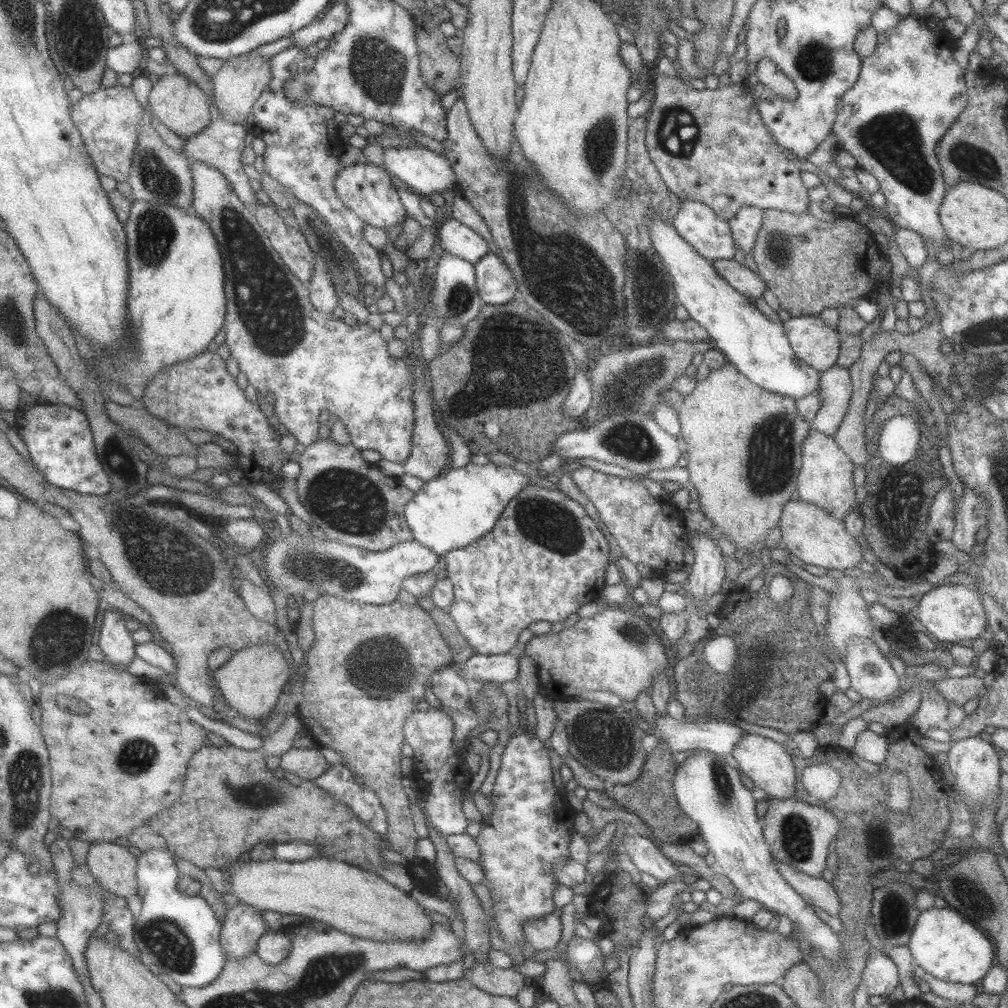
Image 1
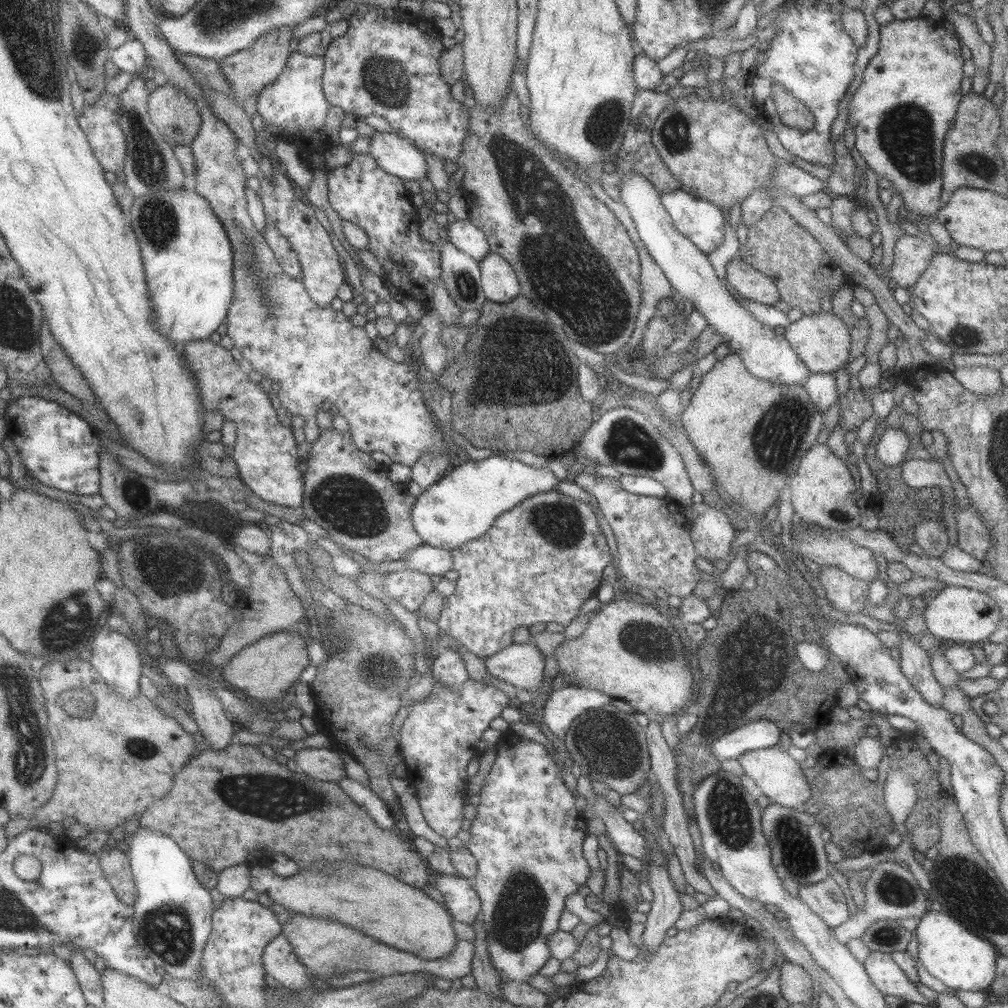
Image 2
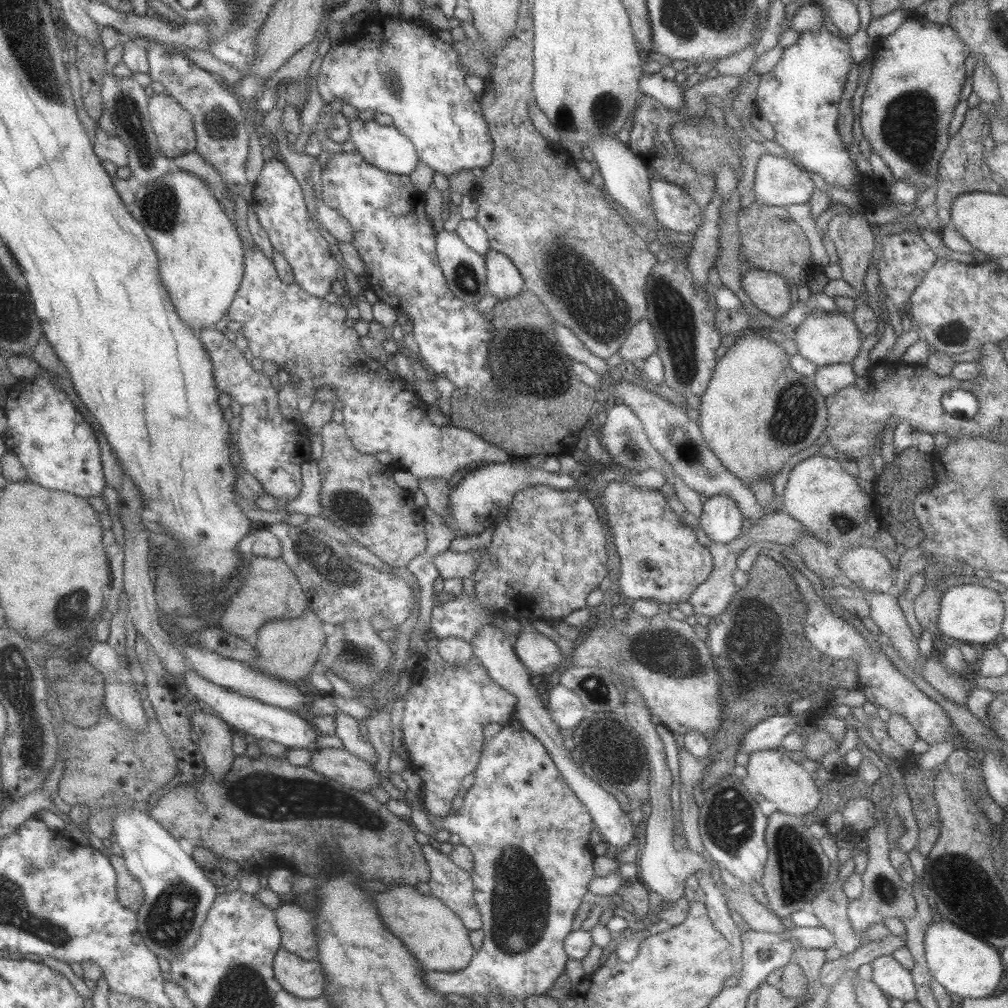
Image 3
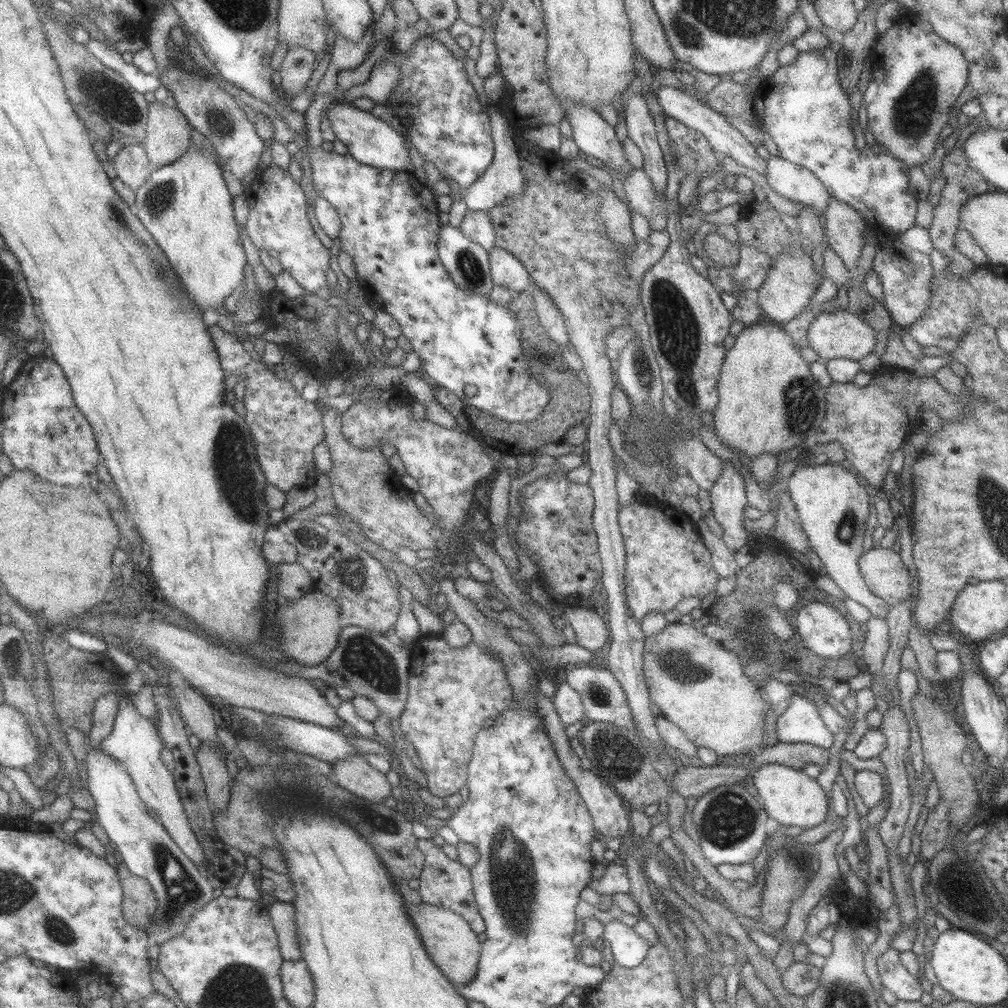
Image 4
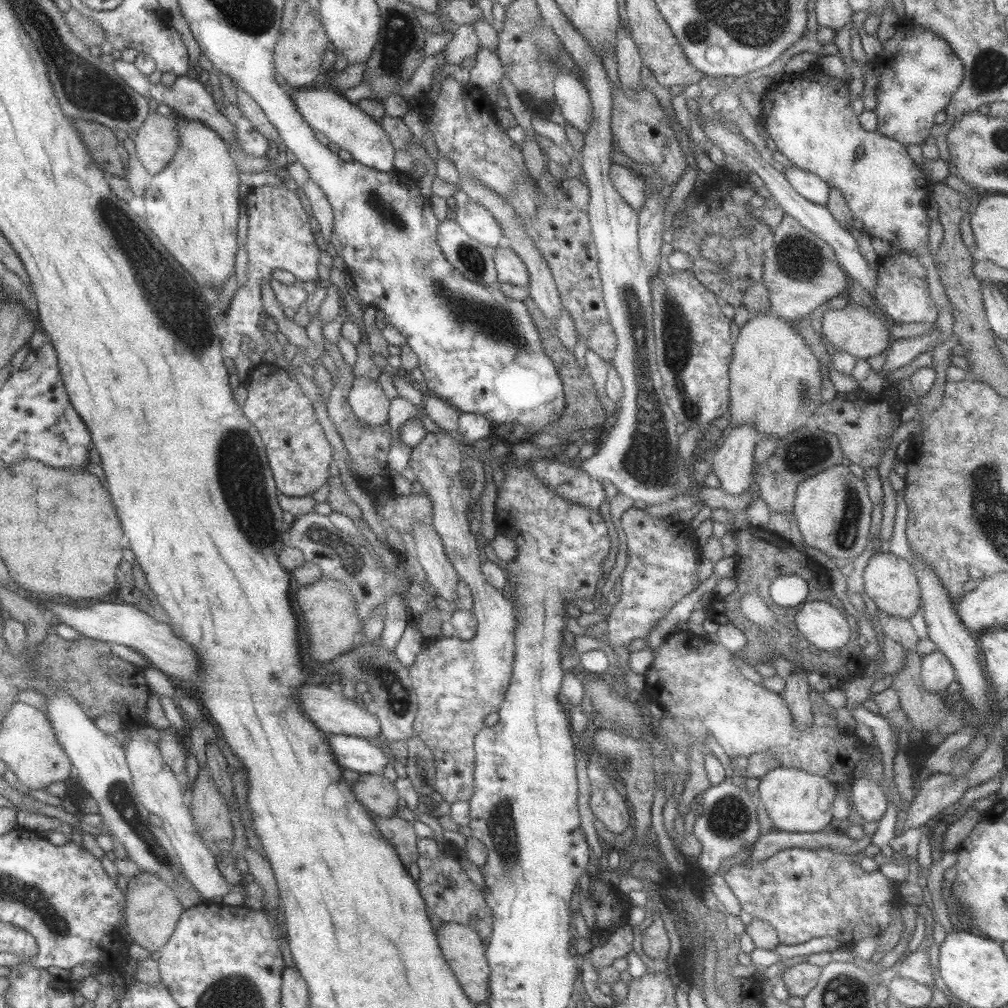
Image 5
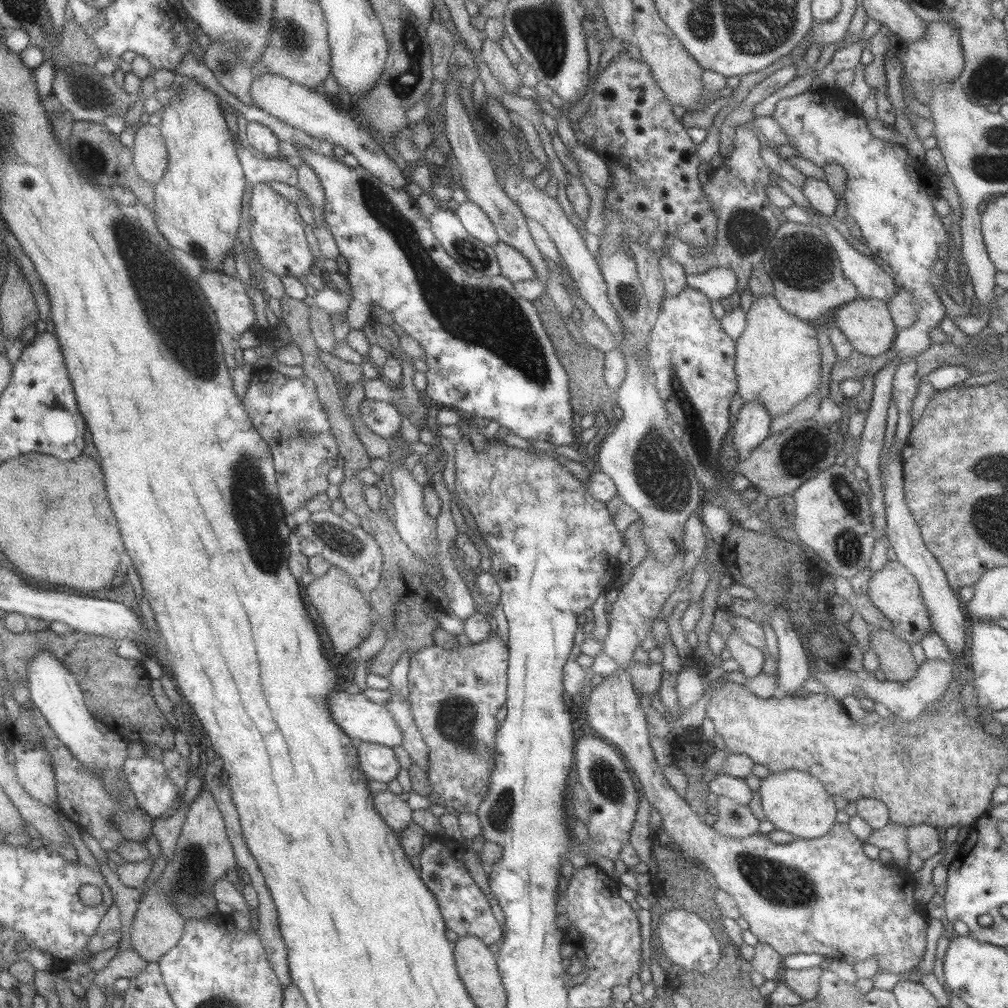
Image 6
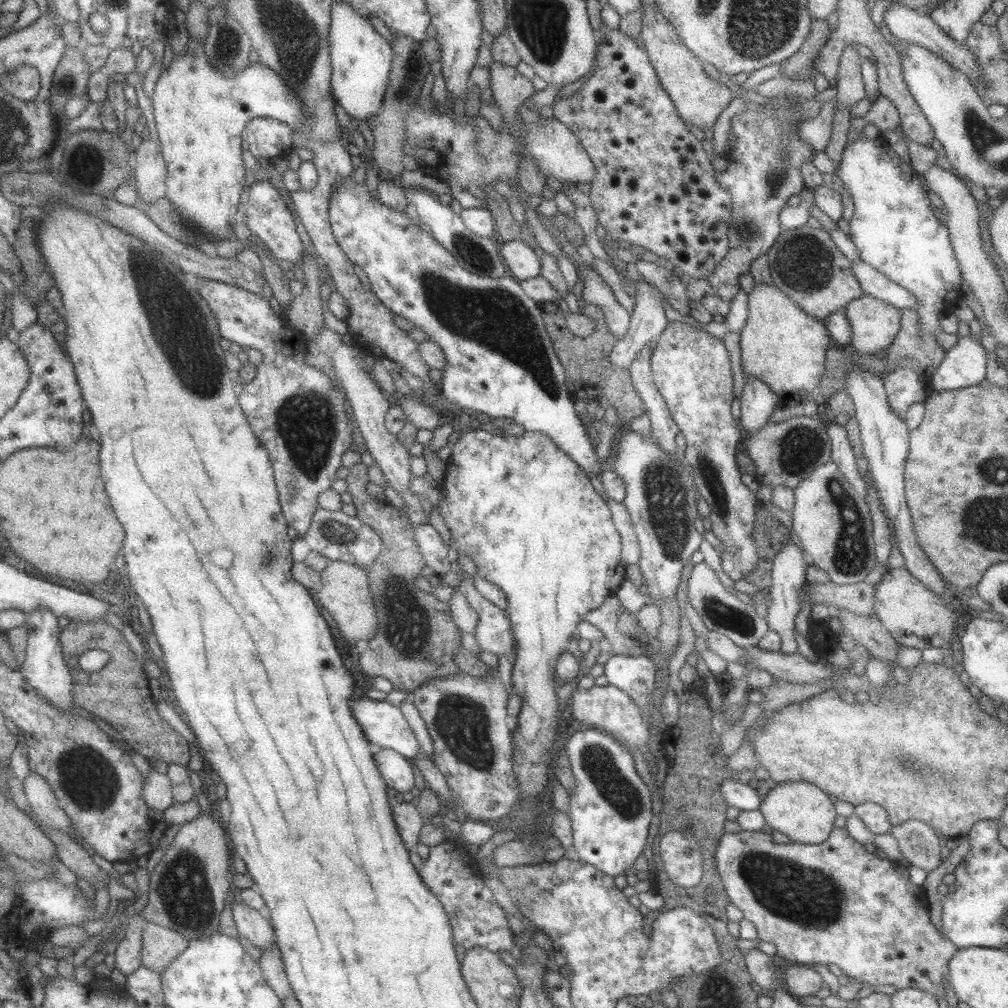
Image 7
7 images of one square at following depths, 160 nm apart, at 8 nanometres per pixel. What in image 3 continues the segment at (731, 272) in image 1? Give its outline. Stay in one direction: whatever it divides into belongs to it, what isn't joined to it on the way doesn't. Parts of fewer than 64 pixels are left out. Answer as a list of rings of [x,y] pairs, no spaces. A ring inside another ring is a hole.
[[[761,269],[742,272],[741,286],[750,301],[768,317],[778,317],[789,309],[789,285],[780,274]]]

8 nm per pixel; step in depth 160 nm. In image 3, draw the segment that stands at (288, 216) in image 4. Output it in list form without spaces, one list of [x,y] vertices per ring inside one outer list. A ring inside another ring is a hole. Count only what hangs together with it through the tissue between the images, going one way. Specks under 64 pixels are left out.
[[[275,158],[265,160],[254,181],[249,204],[253,208],[260,225],[267,233],[272,249],[279,253],[292,268],[293,280],[307,294],[323,299],[330,292],[331,283],[336,279],[337,262],[329,251],[329,244],[315,227],[303,200],[301,188],[296,178]]]

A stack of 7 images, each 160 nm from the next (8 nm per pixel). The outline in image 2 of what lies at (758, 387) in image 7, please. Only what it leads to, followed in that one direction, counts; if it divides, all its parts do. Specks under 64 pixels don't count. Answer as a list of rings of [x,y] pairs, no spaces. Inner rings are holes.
[[[701,507],[698,511],[698,517],[688,527],[691,545],[695,549],[698,557],[705,561],[725,560],[730,549],[730,543],[736,538],[737,532],[729,521],[729,517],[713,507]]]

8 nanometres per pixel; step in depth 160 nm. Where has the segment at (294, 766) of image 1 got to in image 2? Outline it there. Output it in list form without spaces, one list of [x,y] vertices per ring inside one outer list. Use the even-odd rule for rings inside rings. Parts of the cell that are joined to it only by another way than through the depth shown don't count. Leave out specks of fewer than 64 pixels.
[[[331,747],[299,749],[292,759],[298,771],[315,780],[336,783],[346,776],[339,754],[331,751]]]

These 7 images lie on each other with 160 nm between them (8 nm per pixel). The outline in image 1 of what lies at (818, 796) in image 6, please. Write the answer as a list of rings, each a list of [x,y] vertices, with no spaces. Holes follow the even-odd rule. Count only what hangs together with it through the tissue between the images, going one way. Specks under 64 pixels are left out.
[[[745,732],[736,740],[730,754],[737,762],[739,770],[751,779],[754,786],[767,793],[768,799],[793,798],[789,794],[794,791],[795,768],[791,761],[792,755],[783,749],[783,744],[765,736]]]

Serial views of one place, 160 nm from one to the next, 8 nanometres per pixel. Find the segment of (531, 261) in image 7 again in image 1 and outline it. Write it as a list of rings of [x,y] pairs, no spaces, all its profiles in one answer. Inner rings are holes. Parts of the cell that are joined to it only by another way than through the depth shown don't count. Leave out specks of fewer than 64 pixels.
[[[487,253],[472,265],[478,295],[485,304],[505,304],[517,294],[512,272],[496,255]]]

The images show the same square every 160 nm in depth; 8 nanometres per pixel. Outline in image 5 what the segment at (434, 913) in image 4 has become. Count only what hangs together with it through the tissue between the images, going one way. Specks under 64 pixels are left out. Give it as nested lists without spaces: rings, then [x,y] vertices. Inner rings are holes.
[[[442,921],[434,933],[437,937],[438,948],[441,949],[445,962],[449,965],[465,996],[475,1004],[486,1004],[489,992],[489,967],[484,955],[484,946],[481,943],[482,938],[472,928],[455,921]]]

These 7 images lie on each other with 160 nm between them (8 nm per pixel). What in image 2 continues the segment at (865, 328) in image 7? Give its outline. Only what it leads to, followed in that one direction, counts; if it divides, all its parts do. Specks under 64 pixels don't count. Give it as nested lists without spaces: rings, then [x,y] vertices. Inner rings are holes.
[[[819,310],[790,322],[782,334],[810,373],[833,373],[850,359],[848,330],[849,327],[838,316]]]

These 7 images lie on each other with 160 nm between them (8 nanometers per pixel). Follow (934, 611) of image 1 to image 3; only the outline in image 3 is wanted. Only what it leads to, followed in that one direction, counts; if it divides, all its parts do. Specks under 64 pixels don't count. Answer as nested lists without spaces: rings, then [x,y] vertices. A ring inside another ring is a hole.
[[[961,584],[951,586],[943,592],[937,614],[937,630],[949,638],[961,640],[964,644],[975,642],[988,646],[1000,639],[1001,622],[1003,622],[1003,601],[997,591],[989,590],[983,585]]]

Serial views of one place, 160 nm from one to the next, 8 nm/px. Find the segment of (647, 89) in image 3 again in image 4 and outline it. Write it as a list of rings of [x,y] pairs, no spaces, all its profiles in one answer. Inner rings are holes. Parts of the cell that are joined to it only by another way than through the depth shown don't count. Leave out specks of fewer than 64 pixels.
[[[661,86],[655,96],[666,118],[677,120],[690,131],[701,133],[717,156],[732,158],[737,164],[764,176],[766,160],[761,159],[755,152],[755,147],[751,146],[735,128],[726,122],[725,116],[713,111],[709,106],[701,104],[693,96],[686,94],[684,90],[677,90],[671,86]]]

